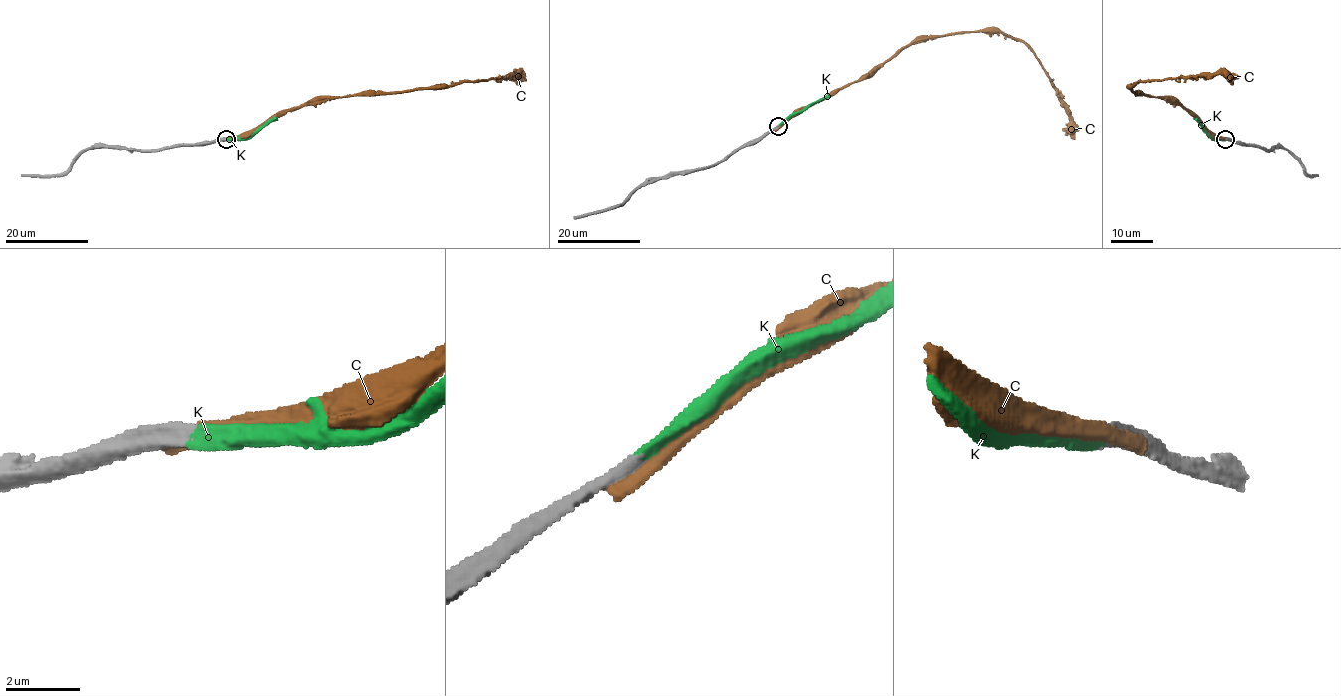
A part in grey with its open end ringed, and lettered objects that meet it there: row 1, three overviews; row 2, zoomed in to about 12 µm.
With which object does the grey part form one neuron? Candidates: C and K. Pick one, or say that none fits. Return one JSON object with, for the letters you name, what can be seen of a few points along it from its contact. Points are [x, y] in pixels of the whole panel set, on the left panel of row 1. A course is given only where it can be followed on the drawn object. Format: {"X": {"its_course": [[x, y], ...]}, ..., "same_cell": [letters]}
{"K": {"its_course": [[225, 140], [248, 138], [276, 118]]}, "same_cell": ["K"]}

